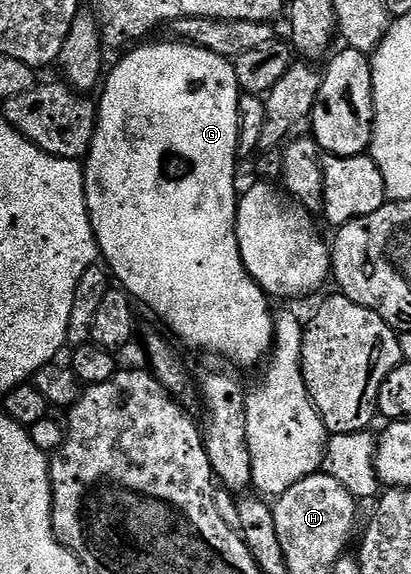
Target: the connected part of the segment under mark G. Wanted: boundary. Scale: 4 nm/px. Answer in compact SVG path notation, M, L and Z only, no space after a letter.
M165 41L159 42L158 45L149 44L141 43L130 48L124 54L126 57L114 69L112 66L108 70L103 81L103 88L100 90L100 93L102 92L101 101L99 100L97 105L97 130L93 136L89 154L83 159L87 211L97 236L100 256L103 258L108 272L115 278L116 284L124 289L130 298L136 299L138 302L141 300L151 312L158 313L165 320L166 327L164 326L164 328L182 346L190 345L193 349L202 349L203 352L209 353L205 355L220 355L224 360L237 367L257 364L260 366L268 358L273 348L275 313L274 310L269 310L269 304L271 304L269 294L264 293L256 279L246 271L239 251L239 239L237 238L237 202L239 200L237 140L239 139L239 103L242 92L233 70L233 61L228 57L215 55L198 45L188 43L168 45Z

